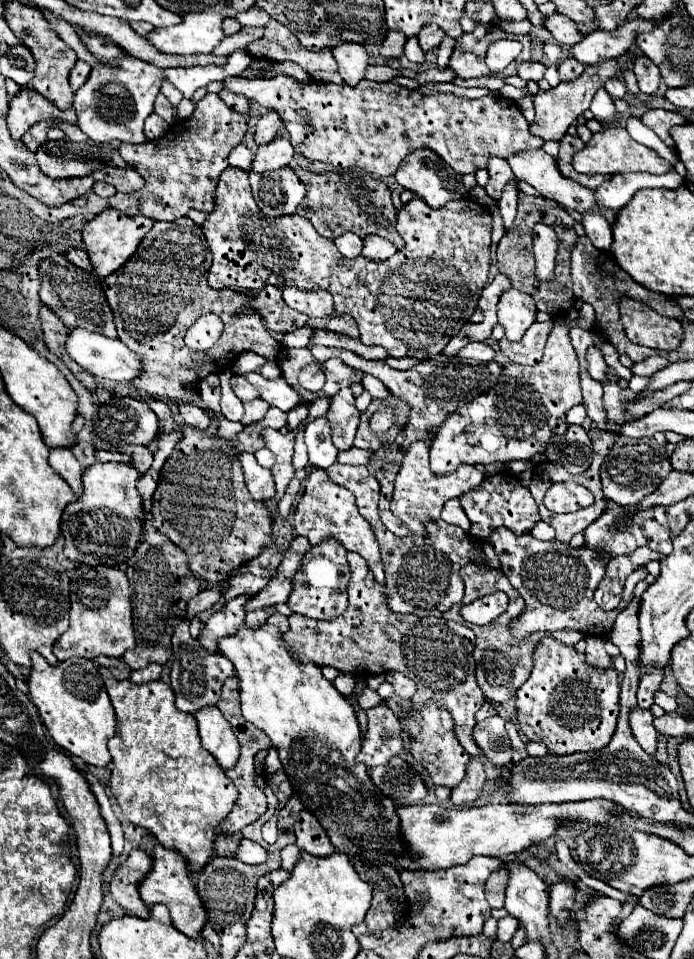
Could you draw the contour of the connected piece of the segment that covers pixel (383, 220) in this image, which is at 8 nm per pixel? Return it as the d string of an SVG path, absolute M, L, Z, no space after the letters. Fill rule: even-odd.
M295 168L295 174L307 188L305 200L299 204L297 214L309 218L321 236L335 240L343 232L353 232L361 238L377 234L393 242L397 250L405 248L403 238L395 230L395 208L391 204L391 190L385 182L375 180L363 170L315 174L305 168Z

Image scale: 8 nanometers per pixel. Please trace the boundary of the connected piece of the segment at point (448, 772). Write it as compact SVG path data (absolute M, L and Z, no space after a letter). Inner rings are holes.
M427 706L427 710L423 710L423 714L411 714L411 710L407 710L405 724L407 724L409 736L411 736L409 748L411 748L413 756L429 770L433 784L455 788L465 776L469 754L459 746L459 742L453 734L451 714L447 714L447 710L443 710L443 706Z

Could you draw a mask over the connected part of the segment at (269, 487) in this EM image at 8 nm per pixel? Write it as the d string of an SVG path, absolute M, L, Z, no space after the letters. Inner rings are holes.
M241 452L239 456L241 468L245 472L245 484L247 490L251 492L254 500L263 502L271 499L275 495L275 484L273 484L273 474L269 468L263 468L253 454L249 452Z

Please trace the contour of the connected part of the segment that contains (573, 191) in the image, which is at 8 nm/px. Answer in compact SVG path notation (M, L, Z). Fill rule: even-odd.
M543 150L519 152L519 154L513 154L511 158L507 158L507 162L509 162L515 178L529 182L541 196L551 198L551 200L559 202L561 206L565 206L565 208L569 208L569 210L575 210L575 212L581 212L581 214L589 214L591 210L597 208L595 190L589 190L589 188L577 184L575 180L563 176L561 170L557 168L557 160L555 160L553 156L549 156L547 152L543 152Z

